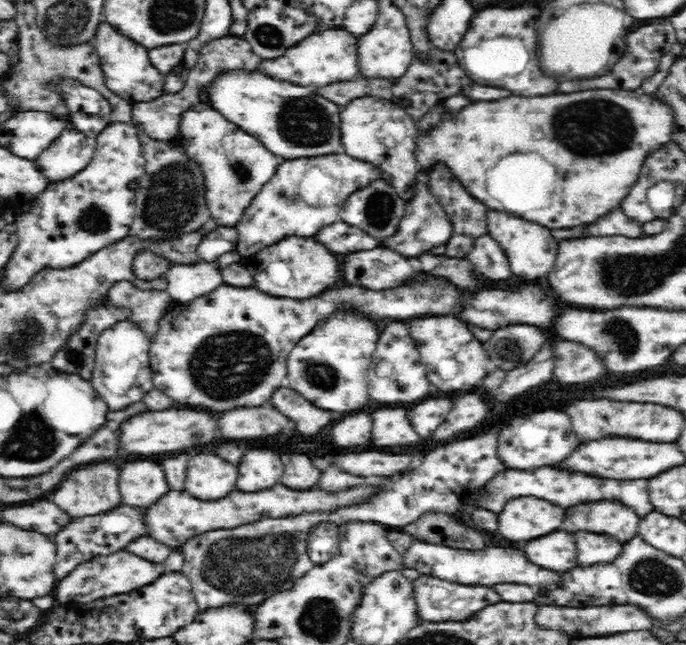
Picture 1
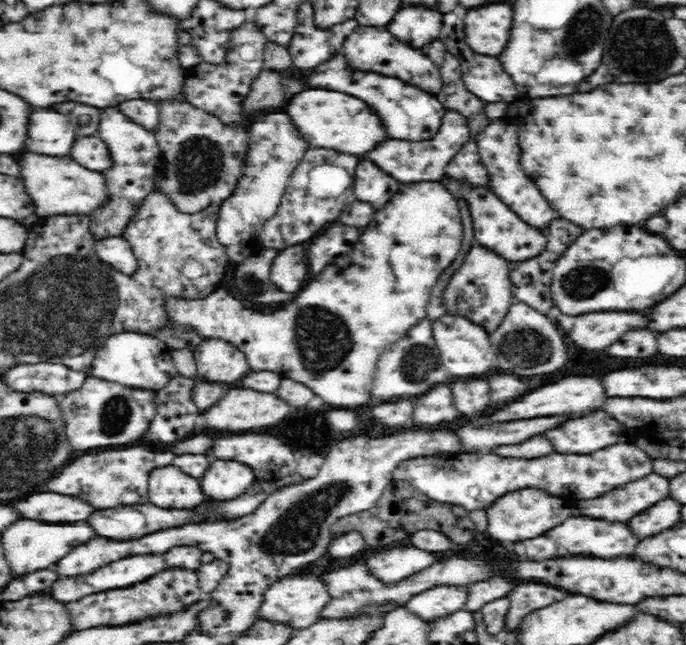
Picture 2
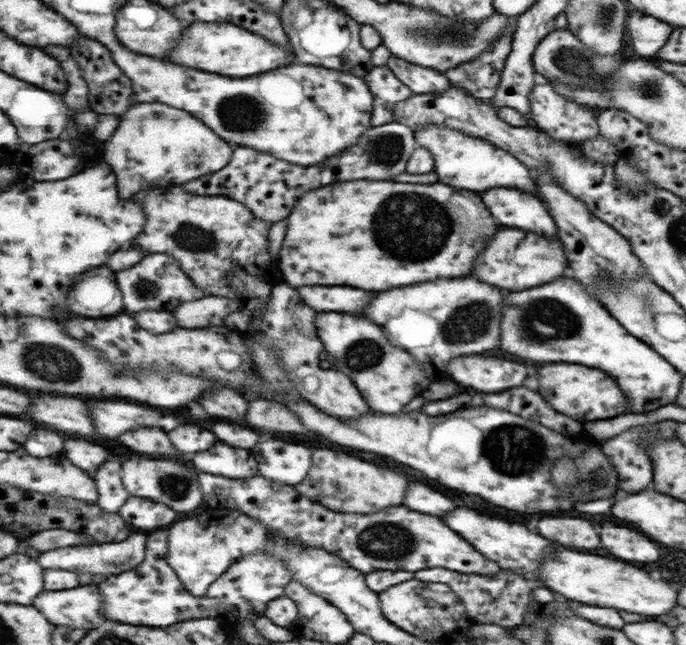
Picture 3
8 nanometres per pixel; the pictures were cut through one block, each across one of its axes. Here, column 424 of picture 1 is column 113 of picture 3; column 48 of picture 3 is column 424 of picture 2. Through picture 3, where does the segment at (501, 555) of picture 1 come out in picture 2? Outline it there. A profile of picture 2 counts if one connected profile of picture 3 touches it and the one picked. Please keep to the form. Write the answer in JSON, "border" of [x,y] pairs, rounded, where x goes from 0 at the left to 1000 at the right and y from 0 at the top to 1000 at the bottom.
{"border":[[[569,850],[566,856],[545,859],[531,871],[535,888],[560,907],[576,907],[630,878],[636,868],[627,856],[611,850]]]}

